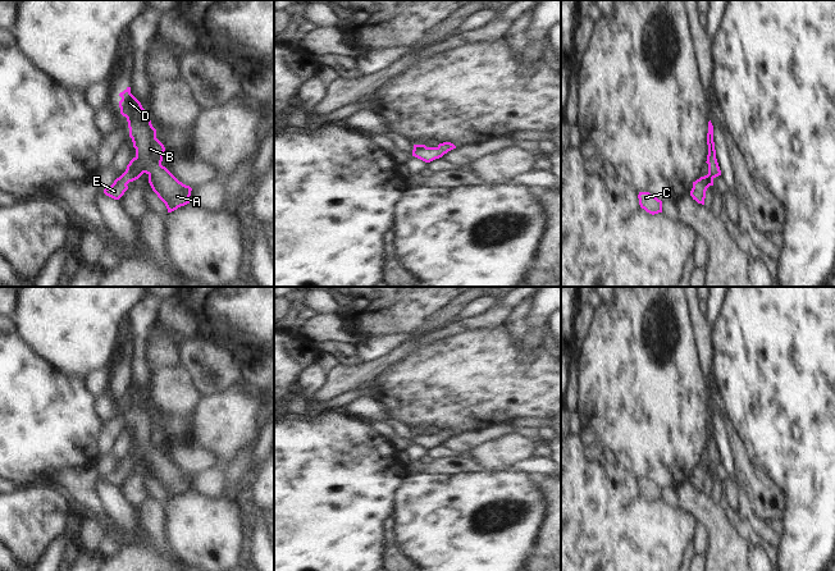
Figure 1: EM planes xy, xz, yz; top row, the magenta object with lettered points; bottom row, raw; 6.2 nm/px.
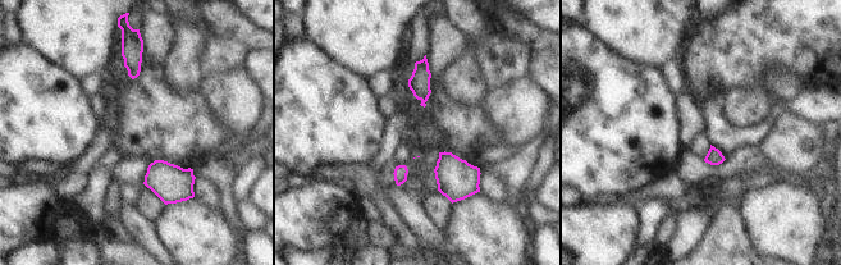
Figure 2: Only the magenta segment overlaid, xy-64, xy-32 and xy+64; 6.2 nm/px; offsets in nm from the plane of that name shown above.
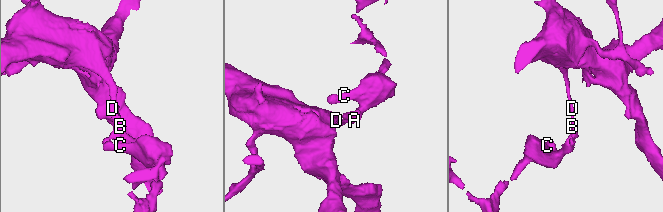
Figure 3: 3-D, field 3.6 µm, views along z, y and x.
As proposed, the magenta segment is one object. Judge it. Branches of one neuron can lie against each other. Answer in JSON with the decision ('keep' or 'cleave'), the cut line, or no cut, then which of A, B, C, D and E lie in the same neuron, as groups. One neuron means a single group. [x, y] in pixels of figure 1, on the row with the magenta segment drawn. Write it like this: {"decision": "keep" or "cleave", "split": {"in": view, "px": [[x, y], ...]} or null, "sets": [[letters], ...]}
{"decision": "keep", "split": null, "sets": [["A", "B", "C", "D", "E"]]}

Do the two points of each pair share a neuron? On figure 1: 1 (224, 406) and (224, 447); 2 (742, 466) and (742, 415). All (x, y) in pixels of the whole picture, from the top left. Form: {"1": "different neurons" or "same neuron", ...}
{"1": "same neuron", "2": "different neurons"}

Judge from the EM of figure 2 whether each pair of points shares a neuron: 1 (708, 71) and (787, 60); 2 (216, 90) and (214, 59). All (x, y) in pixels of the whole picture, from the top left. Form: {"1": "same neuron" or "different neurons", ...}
{"1": "same neuron", "2": "different neurons"}

